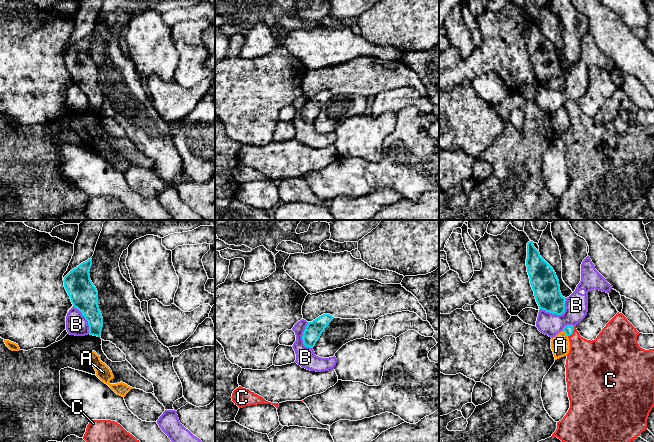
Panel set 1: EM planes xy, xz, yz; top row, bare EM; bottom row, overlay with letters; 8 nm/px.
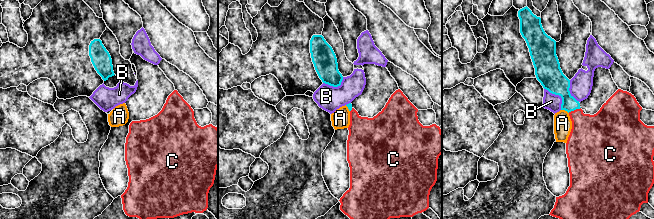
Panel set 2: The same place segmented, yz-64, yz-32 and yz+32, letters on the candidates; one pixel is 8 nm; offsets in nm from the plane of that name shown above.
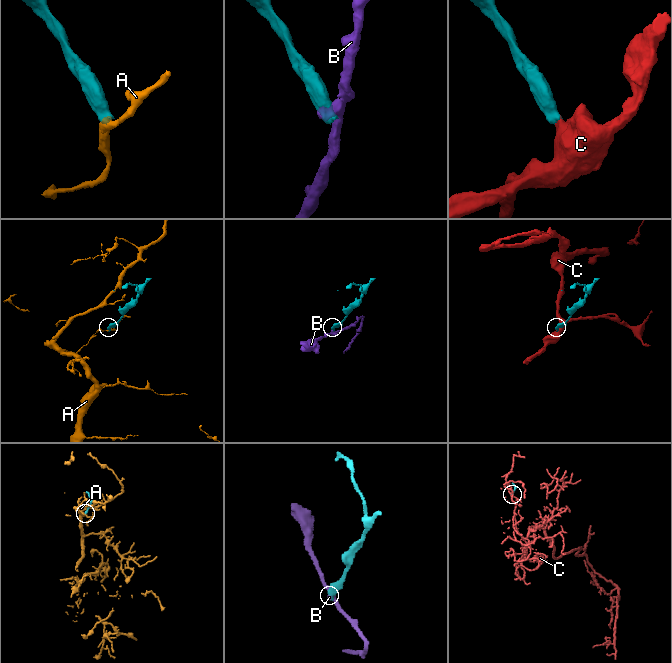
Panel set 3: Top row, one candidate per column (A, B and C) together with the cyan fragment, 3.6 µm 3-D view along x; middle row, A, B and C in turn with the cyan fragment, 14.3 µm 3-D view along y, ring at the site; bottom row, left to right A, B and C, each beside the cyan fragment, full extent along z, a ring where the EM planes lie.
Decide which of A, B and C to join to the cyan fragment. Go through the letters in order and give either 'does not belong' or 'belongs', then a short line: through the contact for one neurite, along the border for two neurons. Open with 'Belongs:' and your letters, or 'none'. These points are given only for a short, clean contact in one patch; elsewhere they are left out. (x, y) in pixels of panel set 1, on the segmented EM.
Belongs: C
A: does not belong; line yz (563, 330), (567, 336)
B: does not belong; line yz (566, 298), (564, 311), (561, 314), (552, 314), (540, 308)
C: belongs; line yz (568, 329), (572, 332), (587, 359)

